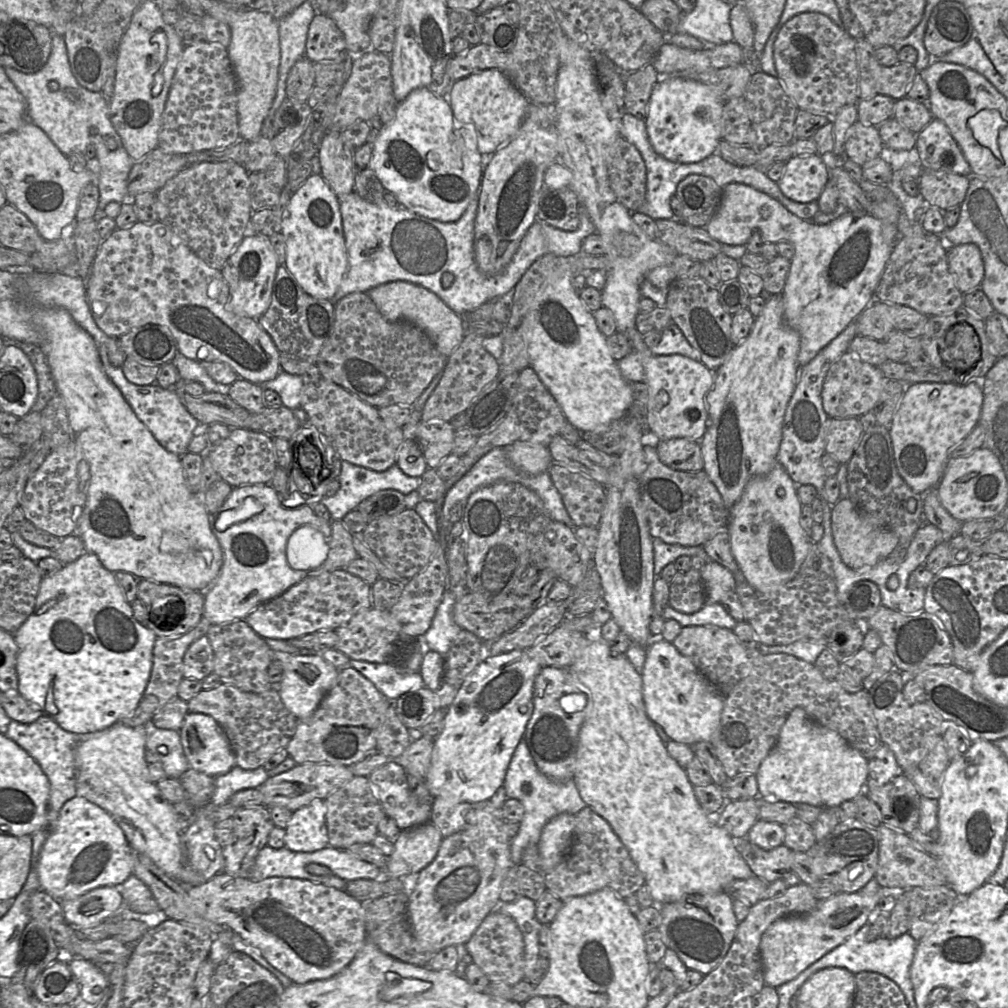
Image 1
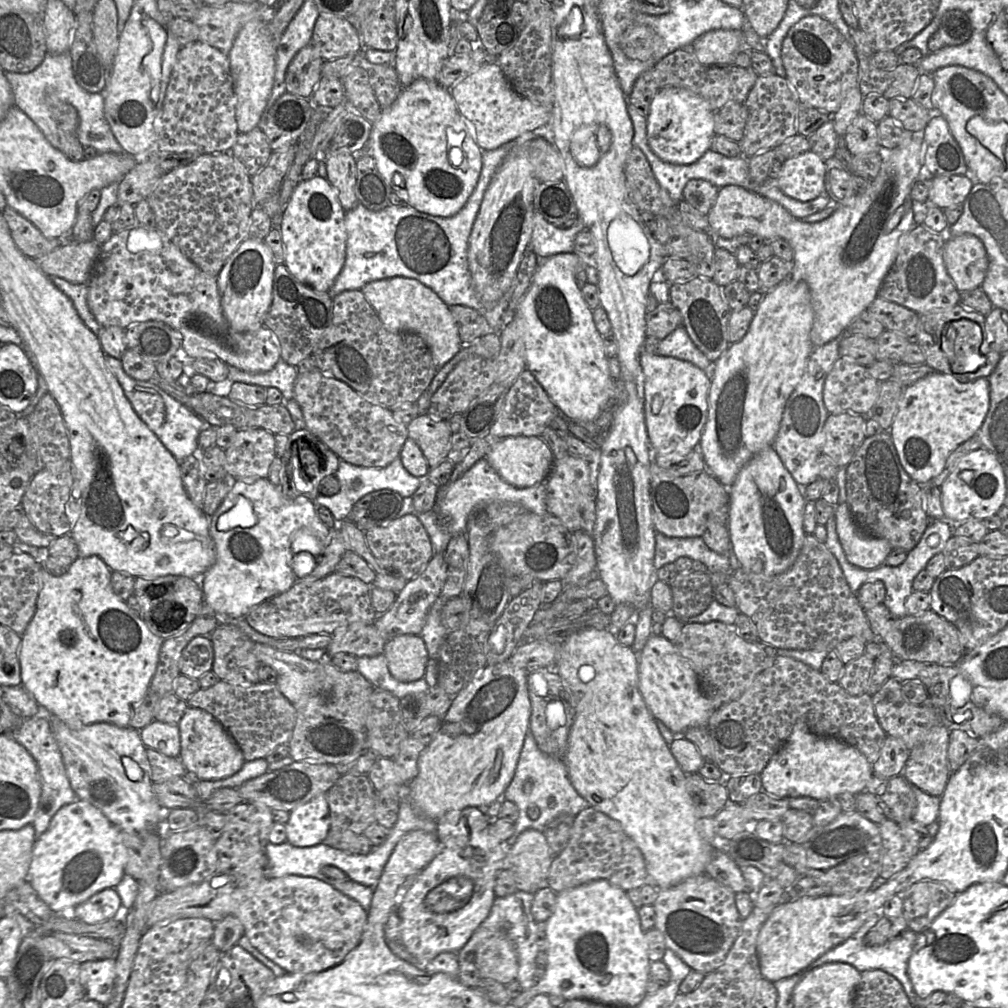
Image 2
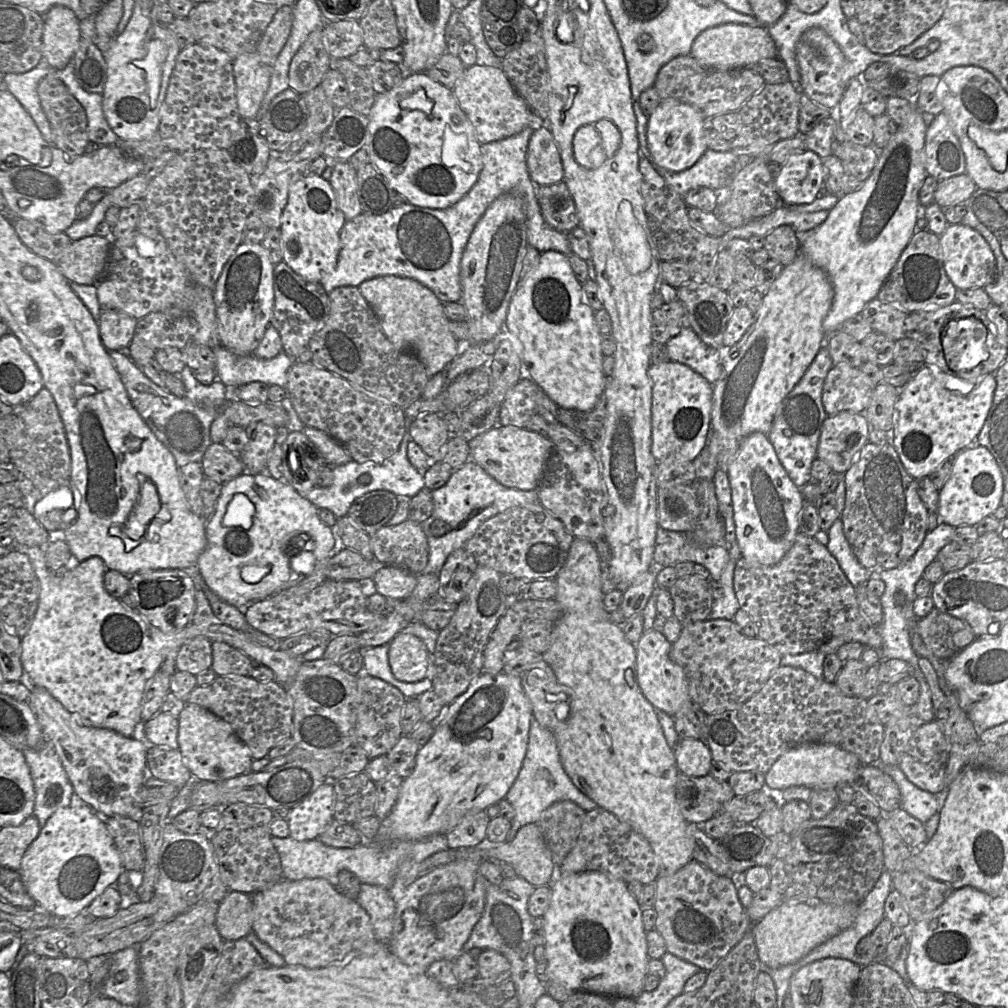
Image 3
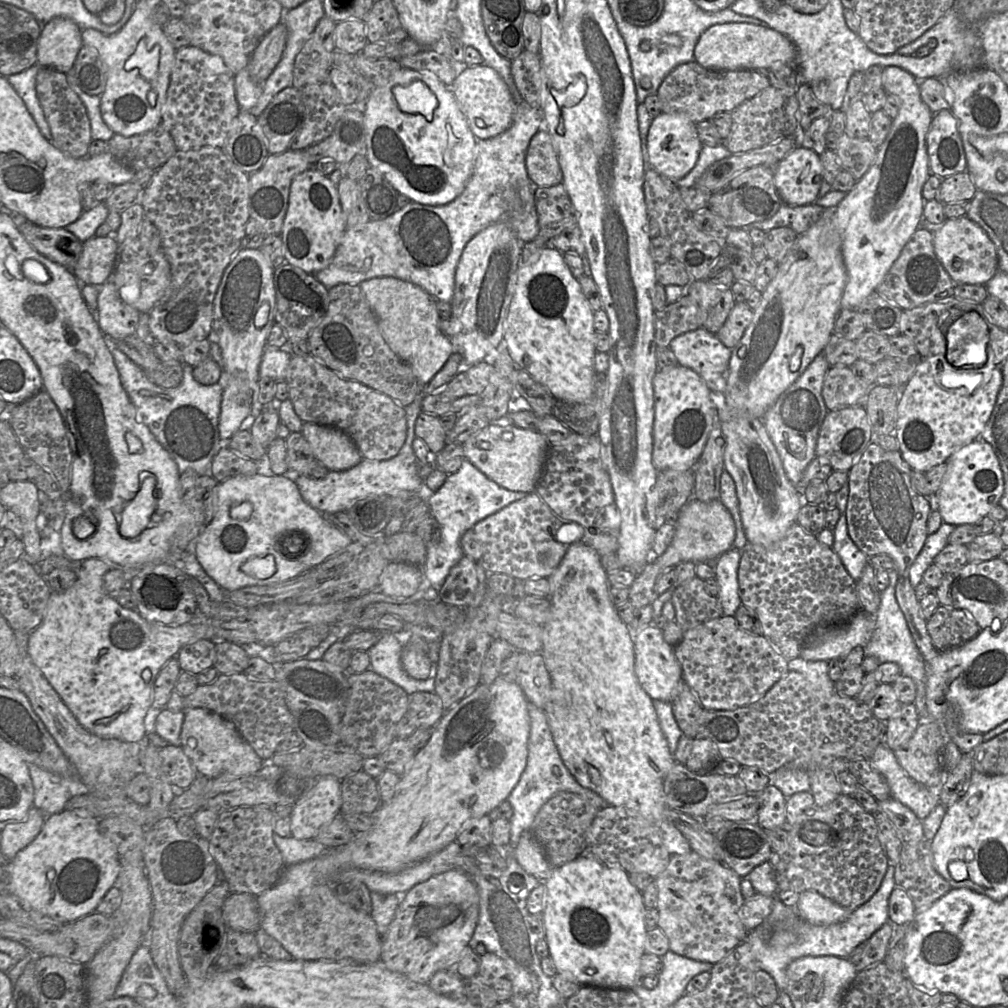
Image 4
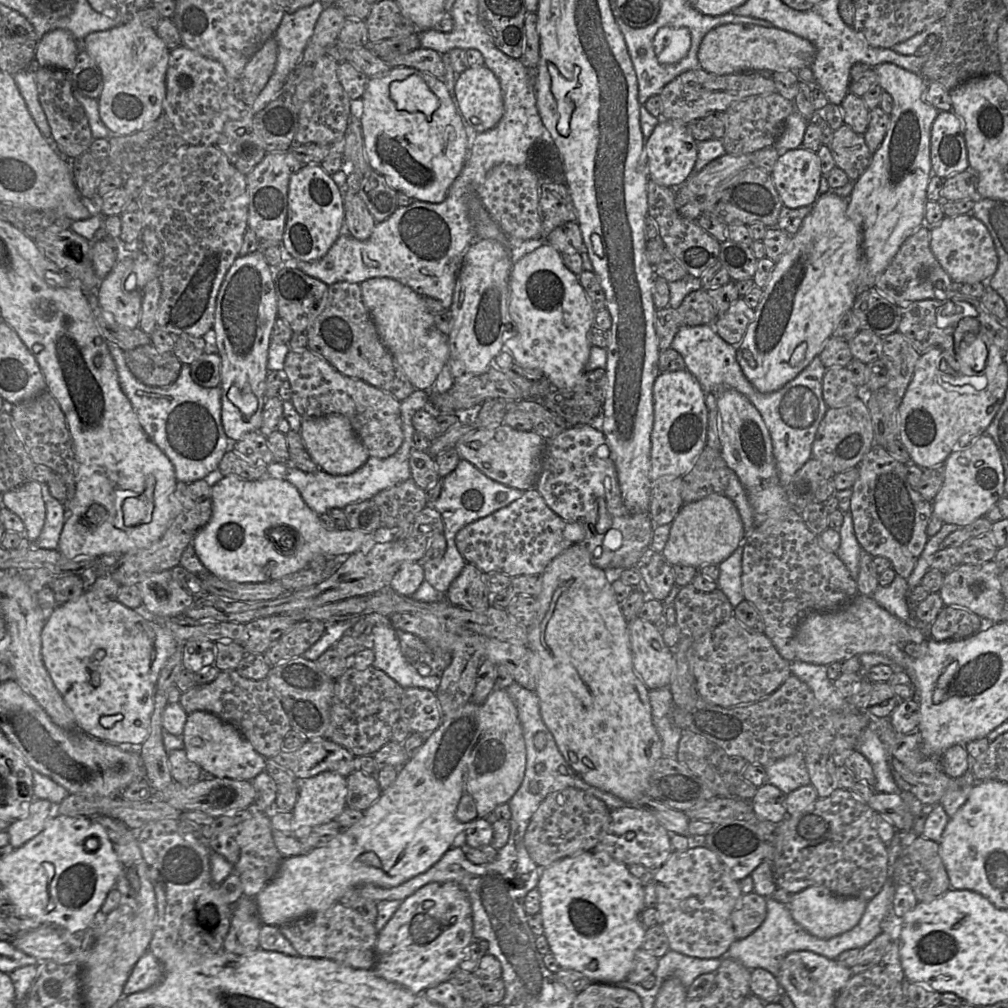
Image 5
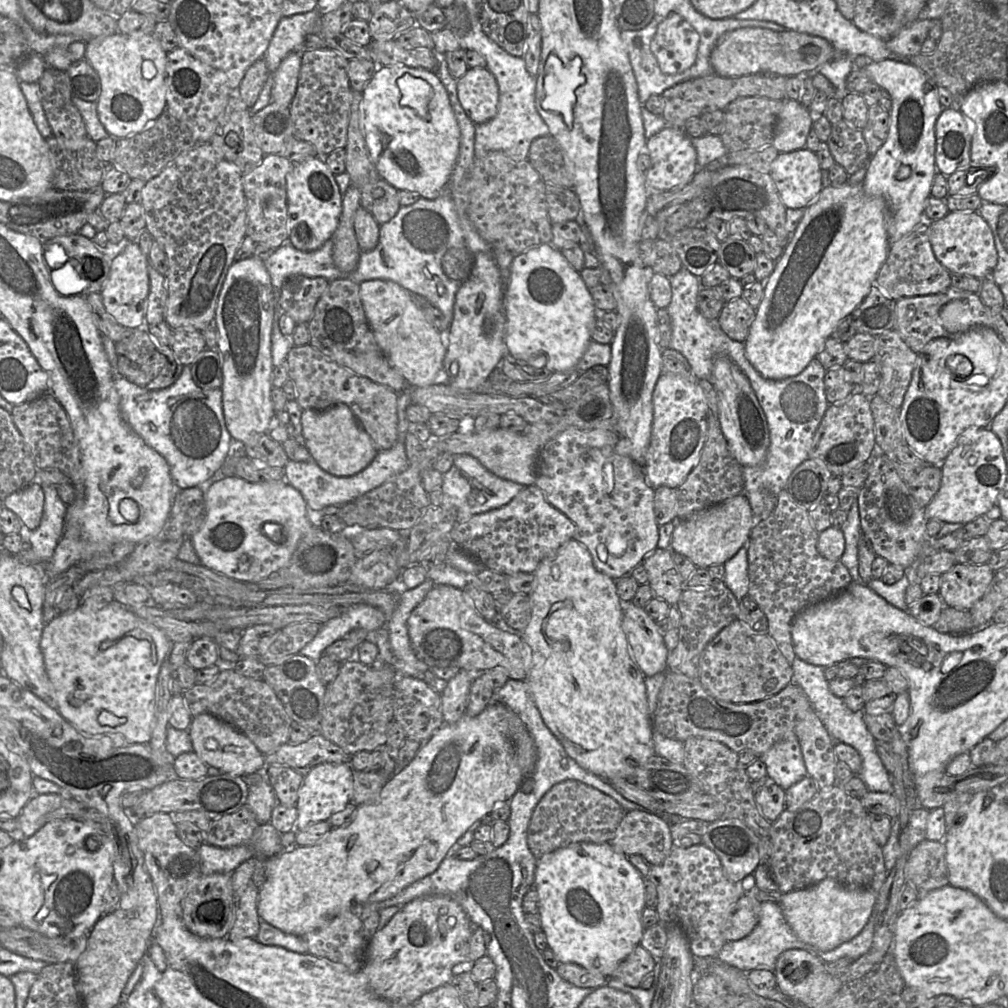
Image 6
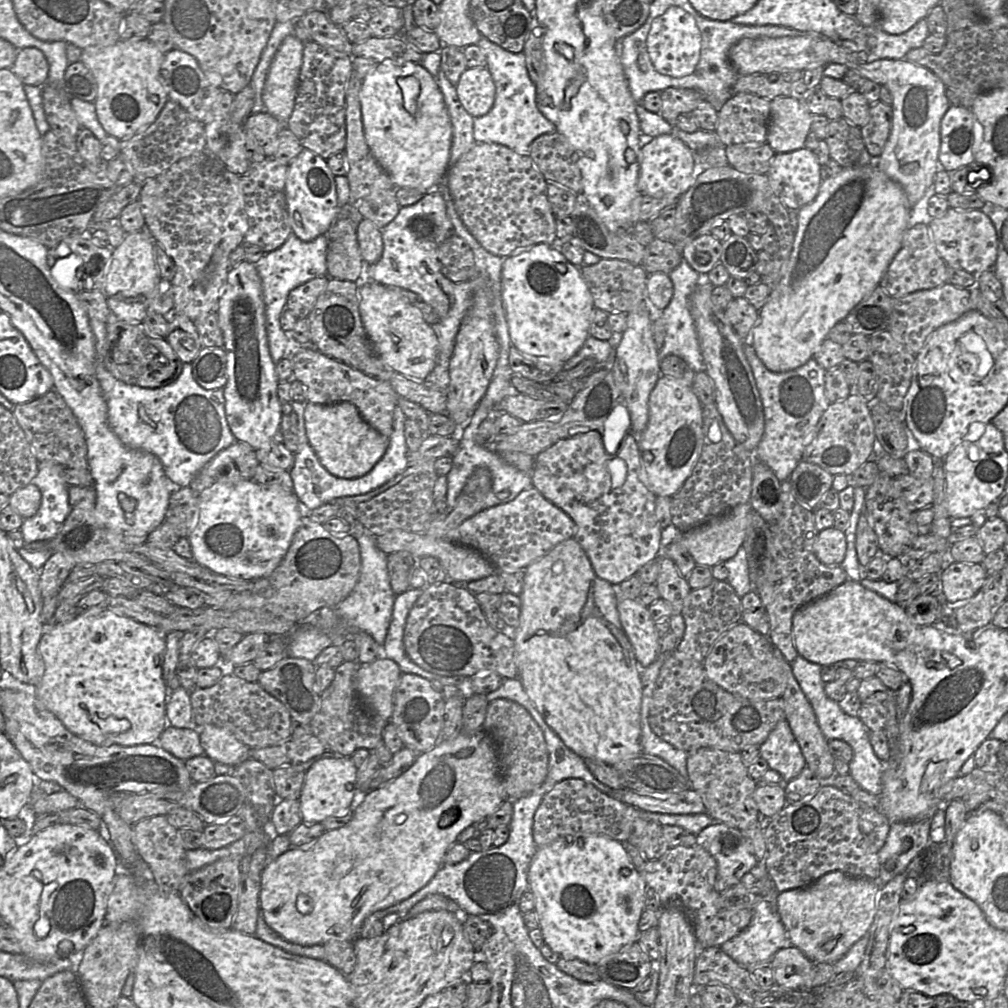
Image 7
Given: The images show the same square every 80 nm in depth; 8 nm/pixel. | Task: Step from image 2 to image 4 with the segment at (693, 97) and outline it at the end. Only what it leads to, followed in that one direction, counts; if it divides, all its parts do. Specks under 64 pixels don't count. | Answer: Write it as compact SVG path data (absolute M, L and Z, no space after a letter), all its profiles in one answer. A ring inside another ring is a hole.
M661 113L653 118L648 138L648 167L673 182L686 176L696 165L703 144L701 143L696 124L683 113Z

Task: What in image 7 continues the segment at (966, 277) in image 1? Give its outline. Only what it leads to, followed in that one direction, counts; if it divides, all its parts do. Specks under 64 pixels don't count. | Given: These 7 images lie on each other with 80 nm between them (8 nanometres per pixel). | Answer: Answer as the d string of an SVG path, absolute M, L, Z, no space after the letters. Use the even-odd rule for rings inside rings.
M949 208L942 217L934 218L929 226L939 256L947 266L978 276L993 269L997 259L995 227L982 210L957 210Z

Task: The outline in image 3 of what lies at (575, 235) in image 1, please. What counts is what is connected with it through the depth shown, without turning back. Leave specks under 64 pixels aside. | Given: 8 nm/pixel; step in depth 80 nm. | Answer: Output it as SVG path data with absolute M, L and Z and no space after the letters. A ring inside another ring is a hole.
M538 201L534 209L526 209L526 226L528 244L539 252L555 250L565 255L572 254L567 232L550 227L544 220Z

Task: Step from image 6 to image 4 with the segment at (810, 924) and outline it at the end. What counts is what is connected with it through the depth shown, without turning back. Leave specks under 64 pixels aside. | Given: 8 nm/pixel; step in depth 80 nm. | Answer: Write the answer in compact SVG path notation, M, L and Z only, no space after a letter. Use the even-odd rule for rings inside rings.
M814 890L800 893L795 910L801 920L812 925L836 924L844 921L852 911Z

